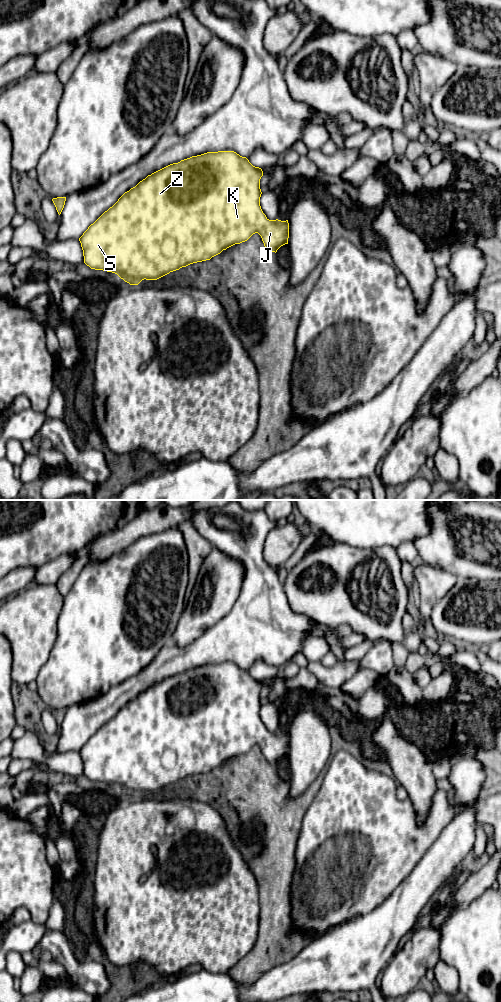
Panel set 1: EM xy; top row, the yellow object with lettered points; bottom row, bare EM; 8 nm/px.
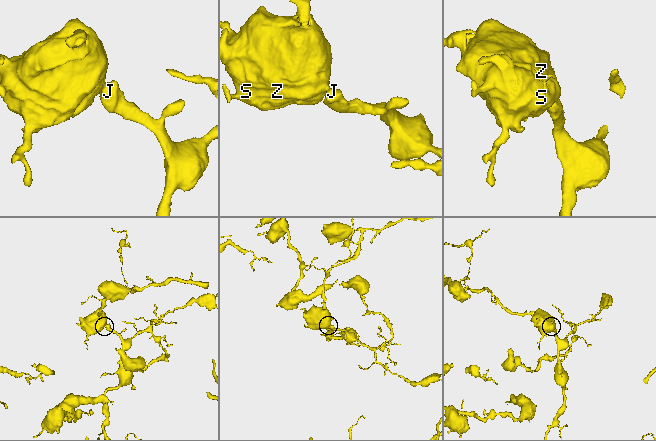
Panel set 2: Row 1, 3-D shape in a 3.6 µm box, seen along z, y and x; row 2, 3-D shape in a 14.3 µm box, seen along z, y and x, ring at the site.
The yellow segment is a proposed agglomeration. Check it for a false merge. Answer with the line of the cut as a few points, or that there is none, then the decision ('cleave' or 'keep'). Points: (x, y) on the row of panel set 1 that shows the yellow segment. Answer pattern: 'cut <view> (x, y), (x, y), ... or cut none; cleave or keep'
cut none; keep

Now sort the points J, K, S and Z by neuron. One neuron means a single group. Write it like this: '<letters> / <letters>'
J K S Z

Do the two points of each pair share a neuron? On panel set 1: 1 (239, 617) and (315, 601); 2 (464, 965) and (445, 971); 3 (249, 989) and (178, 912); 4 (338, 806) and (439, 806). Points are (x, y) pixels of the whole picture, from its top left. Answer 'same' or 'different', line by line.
1: different
2: different
3: different
4: same

